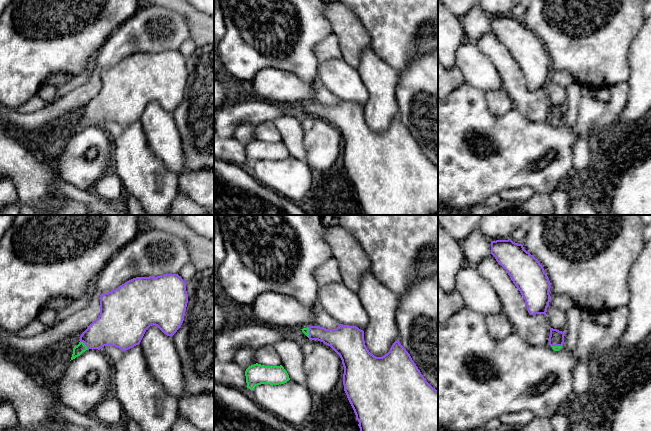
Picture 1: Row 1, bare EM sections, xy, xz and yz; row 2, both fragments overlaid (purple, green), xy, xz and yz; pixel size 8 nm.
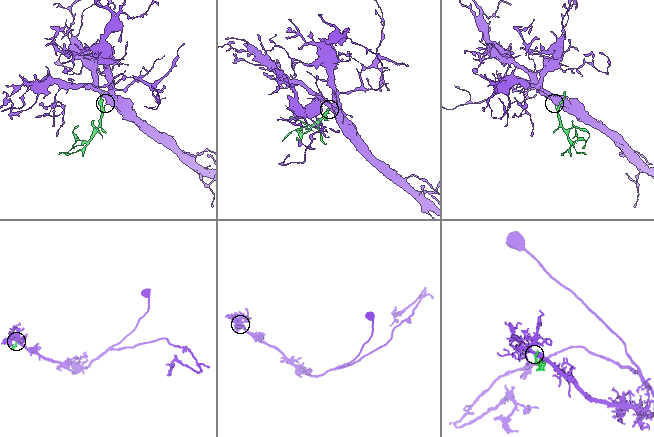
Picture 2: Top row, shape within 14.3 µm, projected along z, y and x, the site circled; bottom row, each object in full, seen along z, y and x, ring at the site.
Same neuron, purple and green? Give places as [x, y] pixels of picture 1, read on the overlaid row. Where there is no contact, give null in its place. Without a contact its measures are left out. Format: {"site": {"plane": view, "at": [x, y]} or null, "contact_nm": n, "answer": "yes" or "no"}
{"site": {"plane": "xy", "at": [84, 343]}, "contact_nm": 90, "answer": "yes"}

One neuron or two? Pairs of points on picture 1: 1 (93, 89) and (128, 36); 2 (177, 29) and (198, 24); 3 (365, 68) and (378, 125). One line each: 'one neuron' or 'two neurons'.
1: one neuron
2: two neurons
3: one neuron

